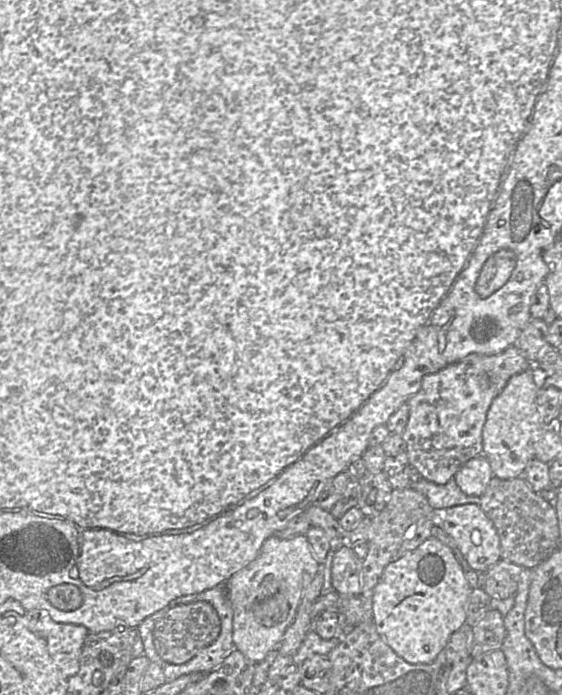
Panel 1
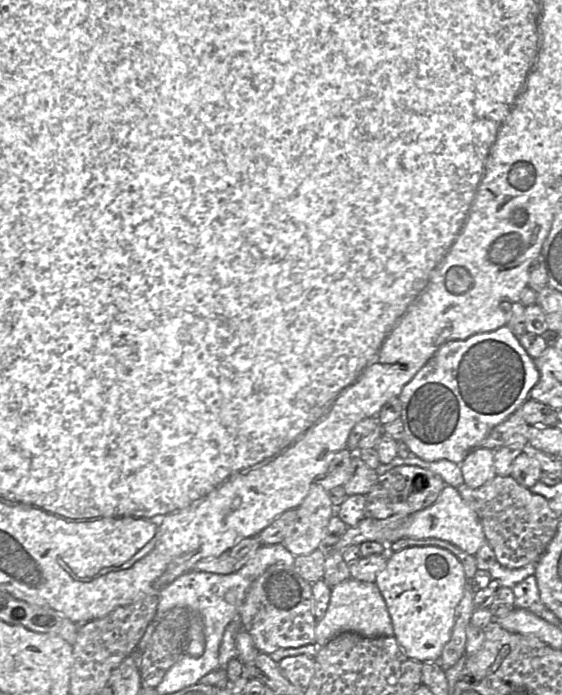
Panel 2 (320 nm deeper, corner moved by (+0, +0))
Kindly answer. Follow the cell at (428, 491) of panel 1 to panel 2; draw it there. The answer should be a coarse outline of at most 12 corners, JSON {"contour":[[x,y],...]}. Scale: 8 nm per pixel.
{"contour":[[396,457],[375,469],[378,476],[399,466],[417,466],[458,488],[464,483],[460,465],[448,460]]}

